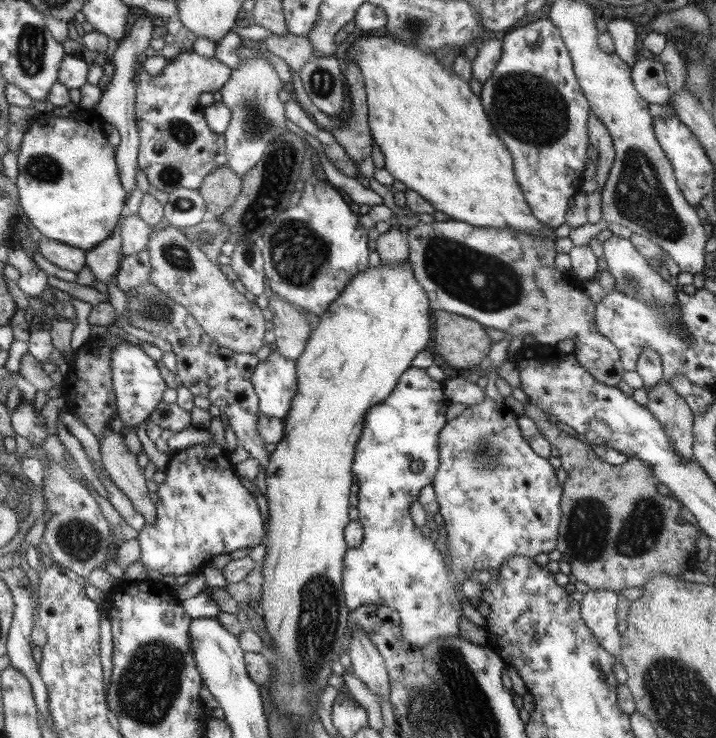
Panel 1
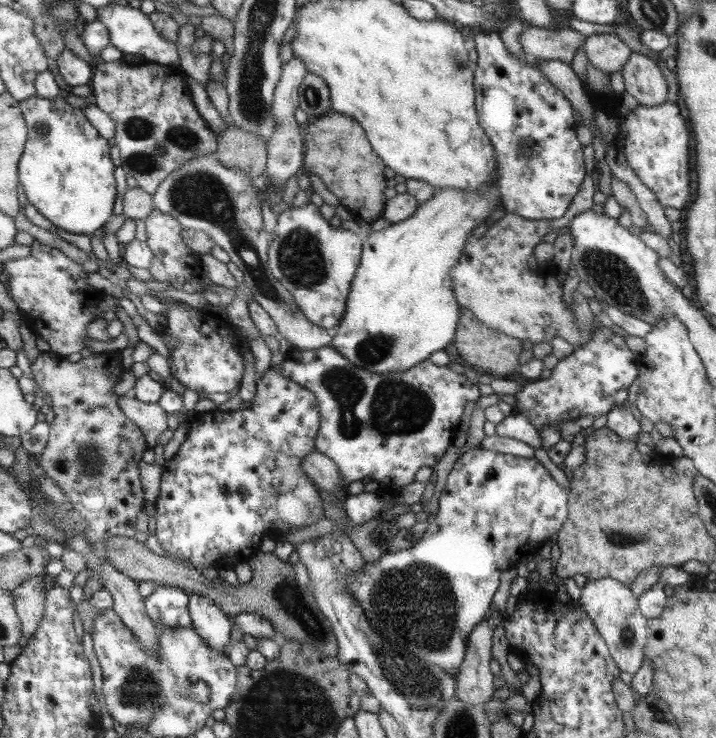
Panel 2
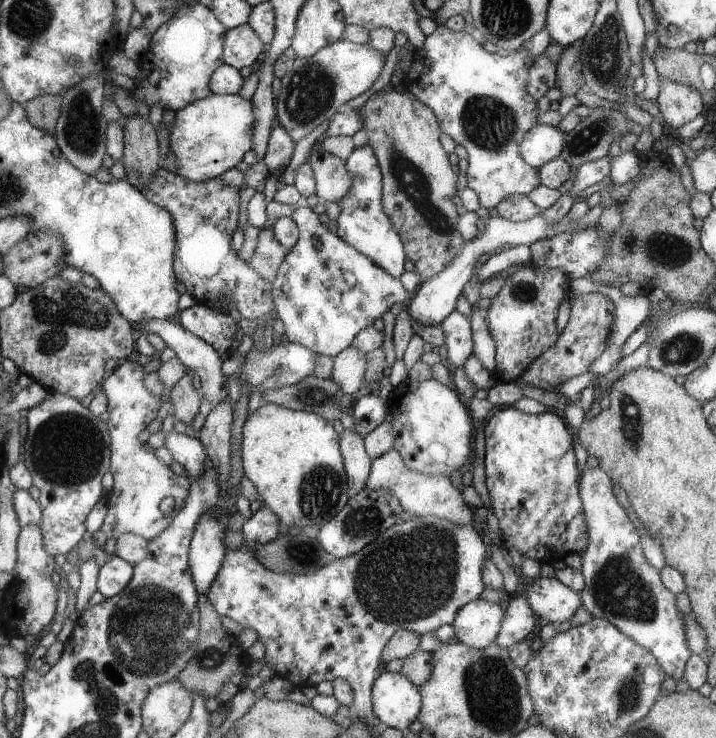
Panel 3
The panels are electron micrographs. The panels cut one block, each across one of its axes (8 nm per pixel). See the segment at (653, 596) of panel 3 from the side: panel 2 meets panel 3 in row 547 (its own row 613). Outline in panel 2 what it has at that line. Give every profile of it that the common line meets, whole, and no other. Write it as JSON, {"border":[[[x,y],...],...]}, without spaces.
{"border":[[[609,578],[586,581],[580,588],[581,607],[596,625],[597,632],[608,645],[608,651],[621,672],[634,675],[644,662],[645,642],[648,640],[648,620],[638,608],[638,598],[631,586]]]}

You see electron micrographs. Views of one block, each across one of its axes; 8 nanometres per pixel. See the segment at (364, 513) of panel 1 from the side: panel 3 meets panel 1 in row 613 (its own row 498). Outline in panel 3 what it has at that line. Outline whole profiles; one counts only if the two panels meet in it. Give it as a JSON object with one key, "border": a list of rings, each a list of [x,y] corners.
{"border":[[[391,448],[381,454],[380,457],[372,458],[371,472],[368,480],[365,481],[365,488],[369,490],[389,490],[400,500],[400,505],[405,512],[413,516],[434,516],[449,522],[471,524],[471,512],[463,506],[461,494],[443,474],[421,474],[414,470],[409,470],[405,466],[403,456],[400,451]]]}

